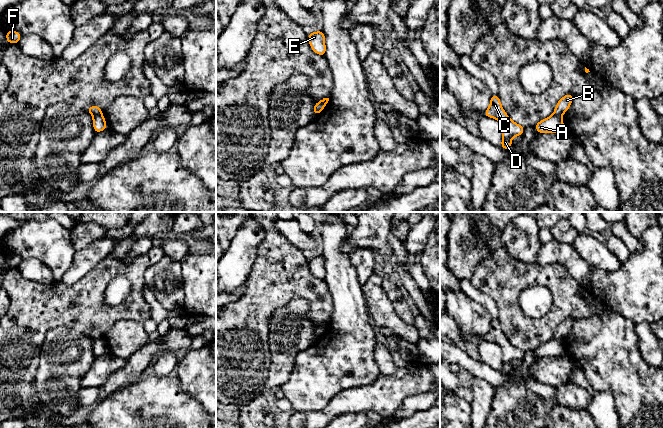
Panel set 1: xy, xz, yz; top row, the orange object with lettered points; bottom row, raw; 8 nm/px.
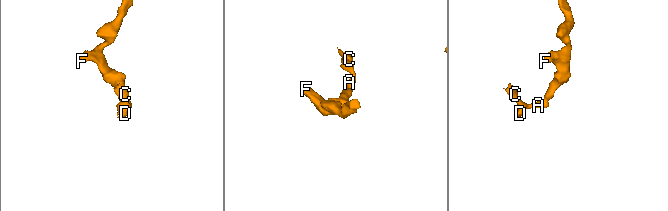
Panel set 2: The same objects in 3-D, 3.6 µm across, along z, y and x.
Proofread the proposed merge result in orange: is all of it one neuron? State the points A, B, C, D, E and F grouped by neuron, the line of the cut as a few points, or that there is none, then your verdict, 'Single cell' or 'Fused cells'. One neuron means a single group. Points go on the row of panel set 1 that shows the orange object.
Groups: A C D E / B F. Split along xy (101, 113), (93, 117). Fused cells

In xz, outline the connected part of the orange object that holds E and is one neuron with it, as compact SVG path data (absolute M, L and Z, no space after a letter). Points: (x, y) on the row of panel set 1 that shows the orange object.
M321 30L317 32L310 32L308 36L308 41L314 53L325 56L325 34Z

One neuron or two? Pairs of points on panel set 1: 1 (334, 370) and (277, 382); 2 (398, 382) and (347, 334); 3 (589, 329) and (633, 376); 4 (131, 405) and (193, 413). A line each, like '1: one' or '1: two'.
1: two
2: two
3: one
4: one

